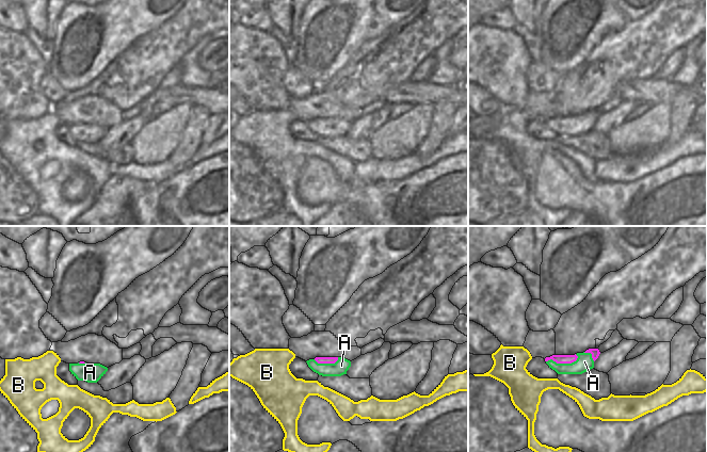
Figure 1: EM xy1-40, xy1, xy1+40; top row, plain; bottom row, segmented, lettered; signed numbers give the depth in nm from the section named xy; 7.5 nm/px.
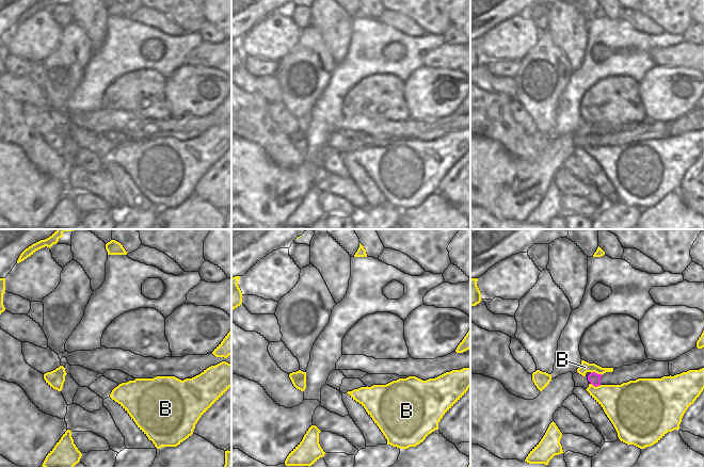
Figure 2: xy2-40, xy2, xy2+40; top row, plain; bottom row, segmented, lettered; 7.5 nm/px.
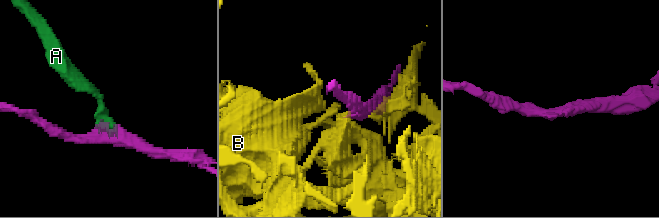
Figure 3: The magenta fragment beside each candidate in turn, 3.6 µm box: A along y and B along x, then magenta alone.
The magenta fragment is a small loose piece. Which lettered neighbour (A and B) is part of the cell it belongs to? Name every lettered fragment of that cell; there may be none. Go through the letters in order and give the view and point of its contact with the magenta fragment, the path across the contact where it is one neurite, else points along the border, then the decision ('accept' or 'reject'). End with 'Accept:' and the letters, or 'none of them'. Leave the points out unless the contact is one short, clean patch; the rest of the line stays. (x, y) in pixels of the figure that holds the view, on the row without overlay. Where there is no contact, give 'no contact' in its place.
A: xy1+40 (562, 124) | along xy1+40 (578, 117), (571, 124), (556, 124), (551, 120), (546, 123) | reject
B: xy2+40 (596, 134) | reject
Accept: none of them

